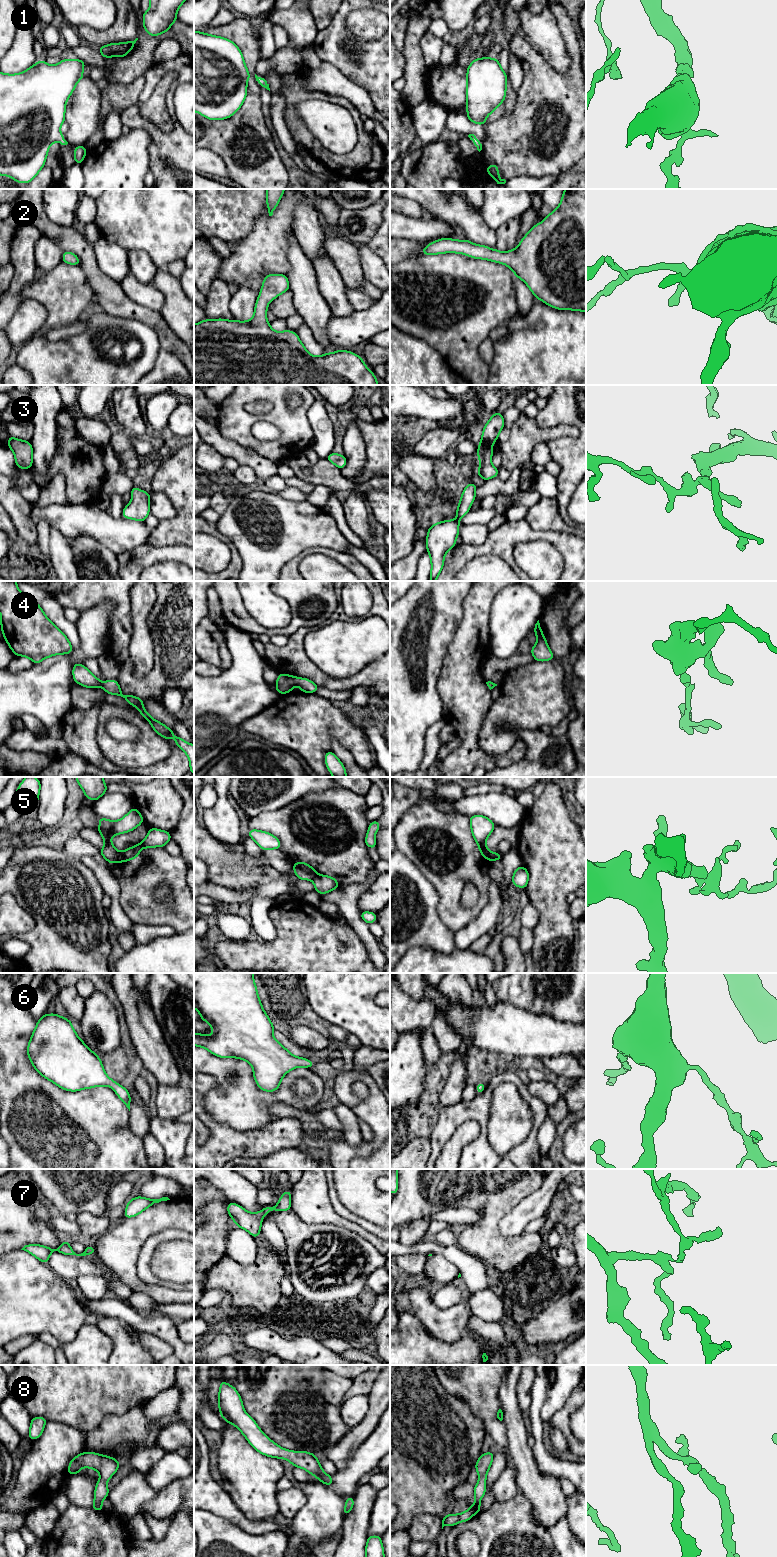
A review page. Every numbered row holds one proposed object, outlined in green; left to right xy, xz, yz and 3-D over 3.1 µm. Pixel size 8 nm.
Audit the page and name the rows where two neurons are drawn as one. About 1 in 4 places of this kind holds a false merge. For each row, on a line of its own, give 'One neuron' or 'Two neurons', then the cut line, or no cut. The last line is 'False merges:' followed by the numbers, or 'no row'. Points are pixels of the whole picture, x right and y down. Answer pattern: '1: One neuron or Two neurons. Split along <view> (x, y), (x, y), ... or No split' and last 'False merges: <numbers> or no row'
1: One neuron. No split
2: One neuron. No split
3: One neuron. No split
4: One neuron. No split
5: Two neurons. Split along xy (118, 853), (119, 861)
6: One neuron. No split
7: One neuron. No split
8: One neuron. No split
False merges: 5

